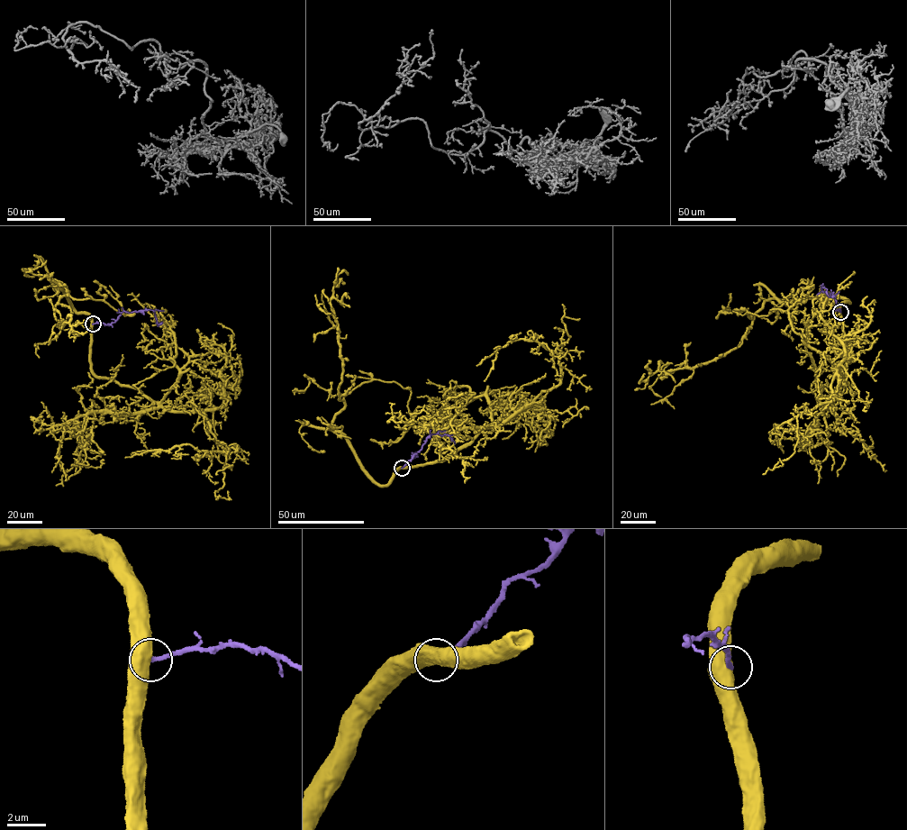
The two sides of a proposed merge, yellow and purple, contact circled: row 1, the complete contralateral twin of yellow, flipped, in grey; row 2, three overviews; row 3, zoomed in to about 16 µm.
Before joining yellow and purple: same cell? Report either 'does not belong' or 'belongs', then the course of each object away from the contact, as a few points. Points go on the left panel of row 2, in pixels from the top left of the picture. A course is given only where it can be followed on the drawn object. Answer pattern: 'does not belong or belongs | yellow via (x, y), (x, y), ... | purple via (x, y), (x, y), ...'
does not belong | yellow via (92, 323), (95, 375), (133, 387), (168, 410), (199, 411), (226, 448), (209, 451), (183, 444), (131, 455) | purple via (93, 323), (110, 324), (122, 311), (148, 309), (153, 311), (158, 323), (162, 323)

